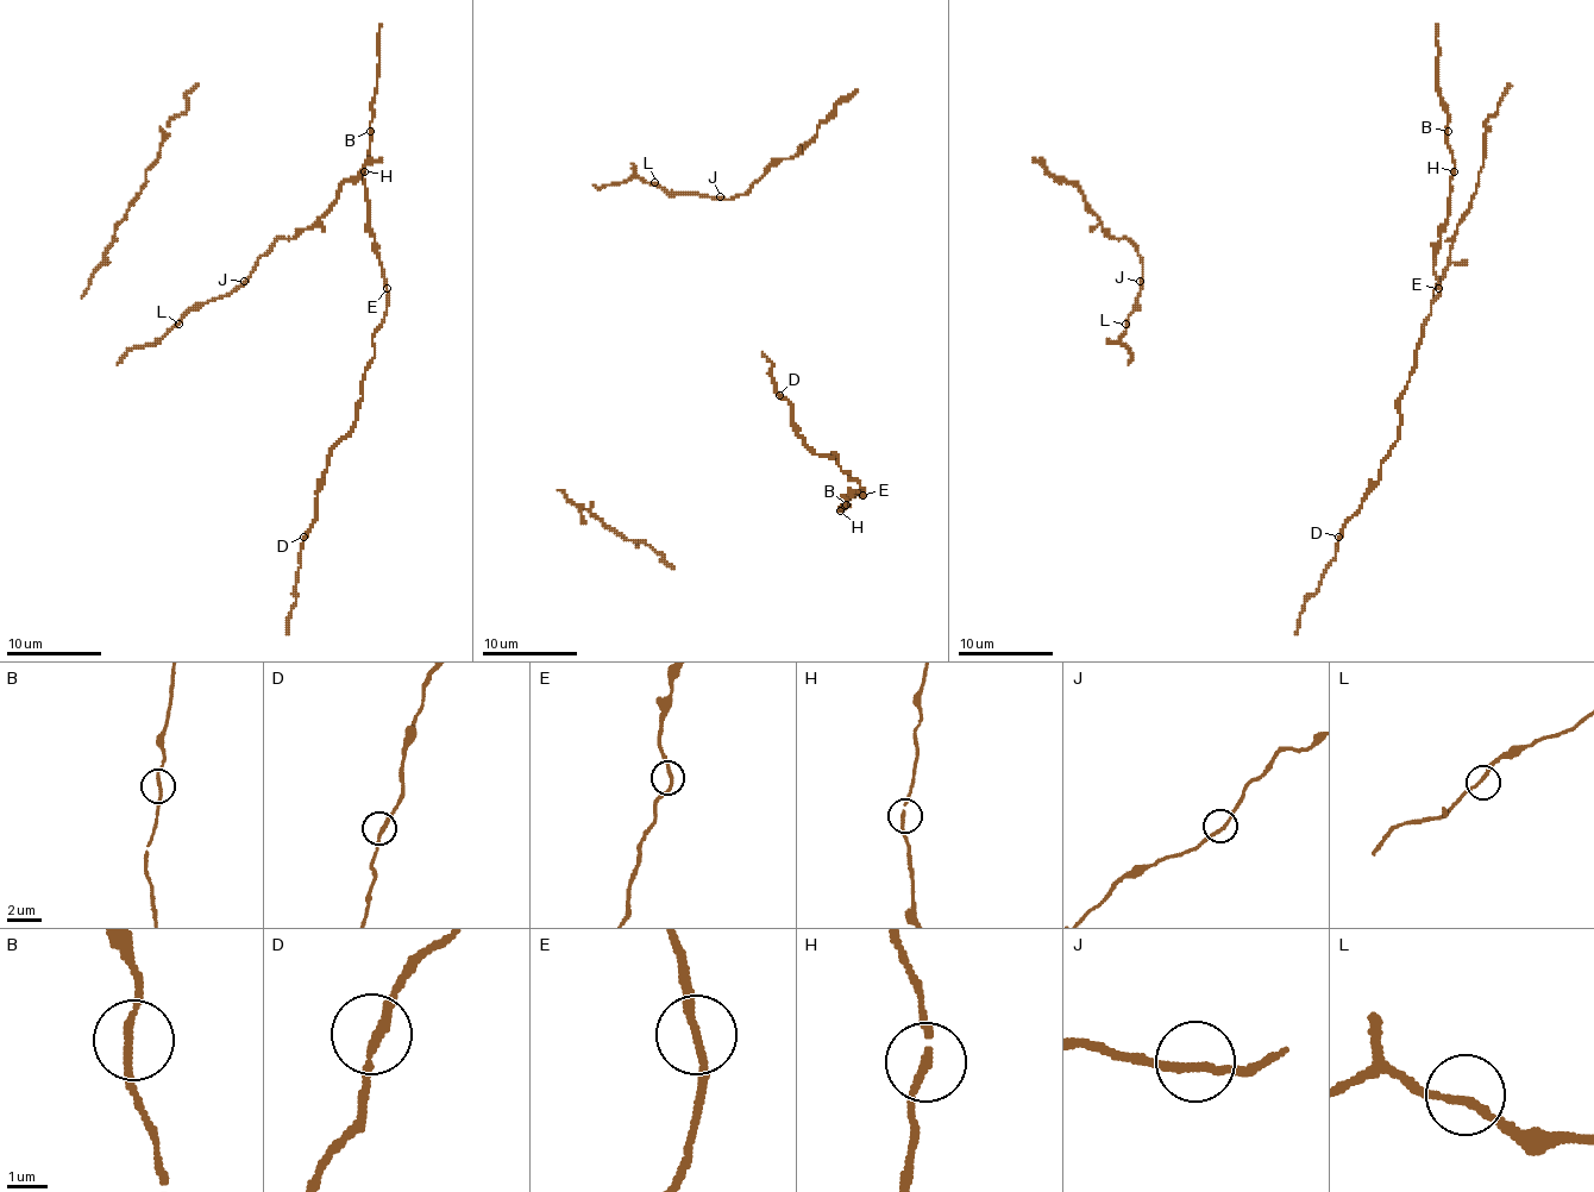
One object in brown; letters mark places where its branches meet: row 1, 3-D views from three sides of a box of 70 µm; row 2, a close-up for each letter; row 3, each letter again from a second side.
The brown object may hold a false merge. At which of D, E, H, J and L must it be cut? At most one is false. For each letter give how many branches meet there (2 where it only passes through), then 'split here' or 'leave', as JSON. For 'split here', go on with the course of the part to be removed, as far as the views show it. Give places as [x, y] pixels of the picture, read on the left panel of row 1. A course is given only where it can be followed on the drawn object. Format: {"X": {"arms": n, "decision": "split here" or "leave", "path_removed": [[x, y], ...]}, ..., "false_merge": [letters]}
{"D": {"arms": 2, "decision": "leave"}, "E": {"arms": 2, "decision": "leave"}, "H": {"arms": 2, "decision": "leave"}, "J": {"arms": 2, "decision": "leave"}, "L": {"arms": 2, "decision": "leave"}, "false_merge": []}

